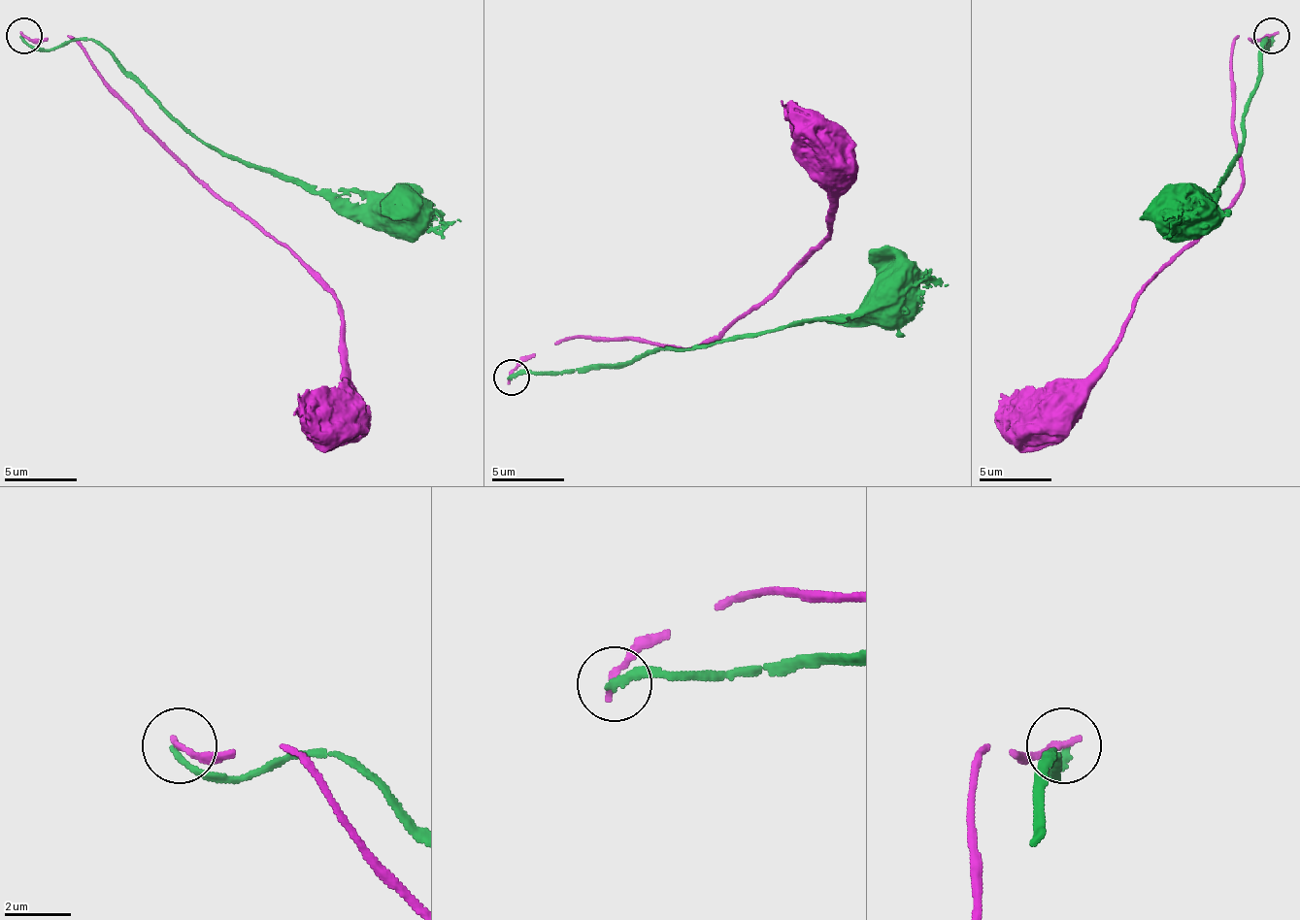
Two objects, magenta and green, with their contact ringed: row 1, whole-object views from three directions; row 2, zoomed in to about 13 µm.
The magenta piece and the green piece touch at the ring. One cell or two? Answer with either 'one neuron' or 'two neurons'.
two neurons

